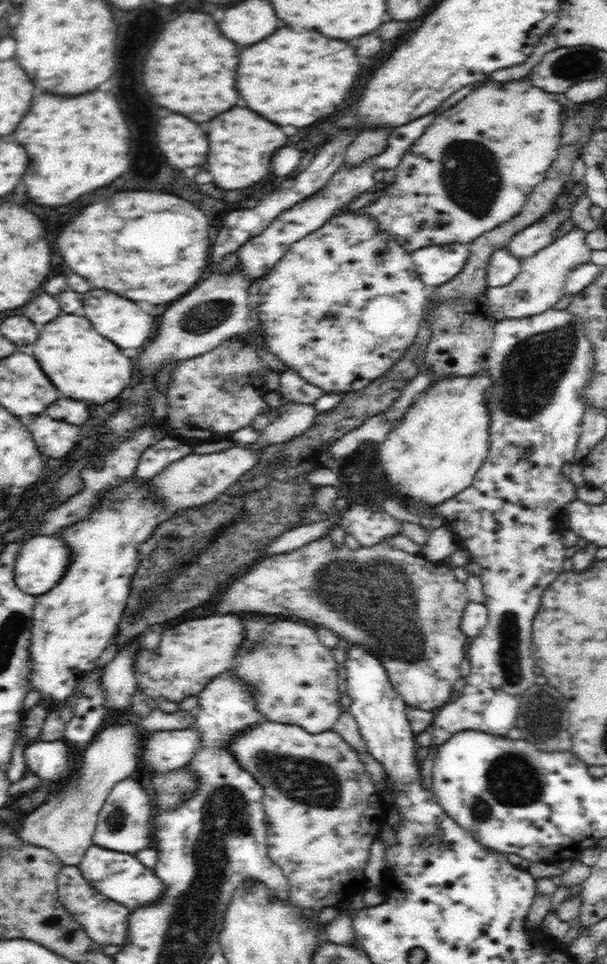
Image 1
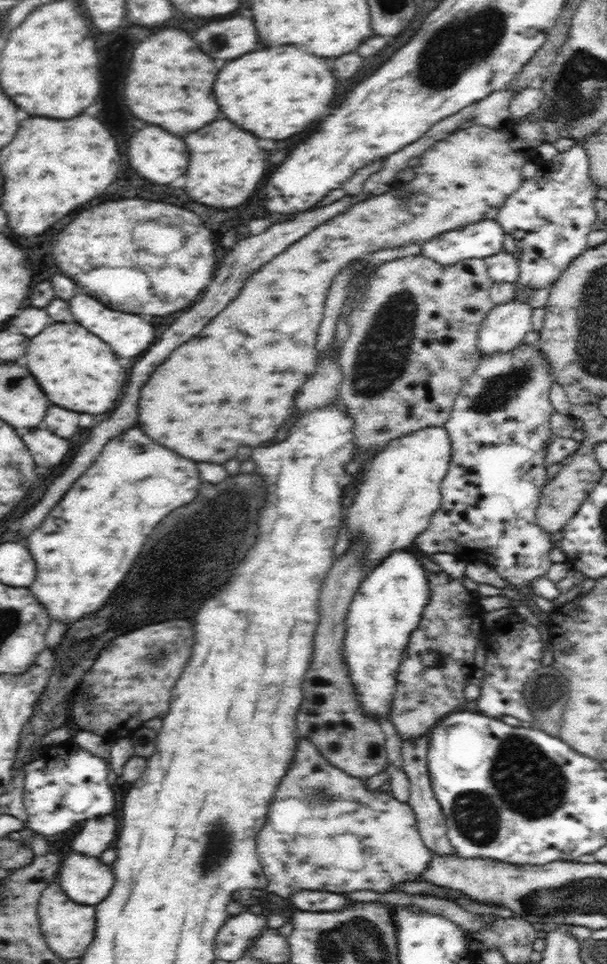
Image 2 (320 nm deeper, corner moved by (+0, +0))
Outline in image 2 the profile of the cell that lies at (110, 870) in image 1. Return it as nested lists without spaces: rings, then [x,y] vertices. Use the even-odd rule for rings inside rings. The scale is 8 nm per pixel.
[[[77,852],[63,859],[57,878],[70,900],[86,905],[102,902],[115,881],[111,866]]]

